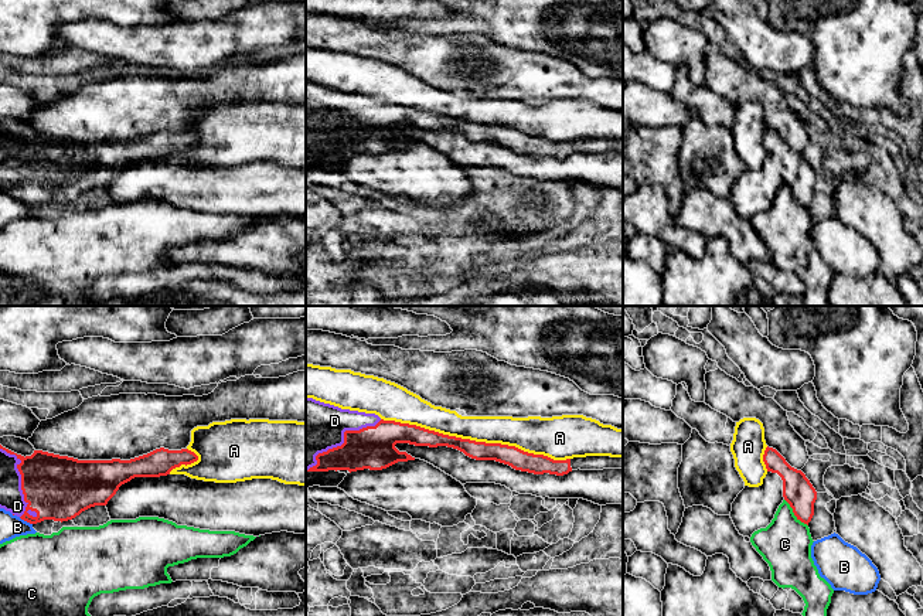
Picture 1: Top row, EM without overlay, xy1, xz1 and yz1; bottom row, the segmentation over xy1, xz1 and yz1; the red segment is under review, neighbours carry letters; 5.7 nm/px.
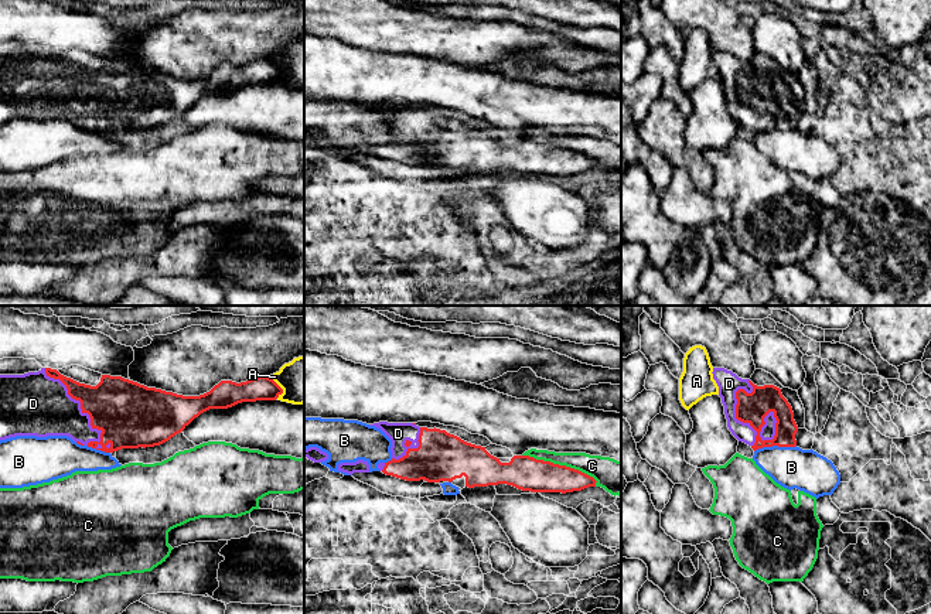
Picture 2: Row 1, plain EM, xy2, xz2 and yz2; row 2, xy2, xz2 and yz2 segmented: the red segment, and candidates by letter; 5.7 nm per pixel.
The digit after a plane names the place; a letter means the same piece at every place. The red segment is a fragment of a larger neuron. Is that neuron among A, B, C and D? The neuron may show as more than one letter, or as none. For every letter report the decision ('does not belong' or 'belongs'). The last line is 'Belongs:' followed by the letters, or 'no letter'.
A: does not belong
B: does not belong
C: does not belong
D: belongs
Belongs: D

